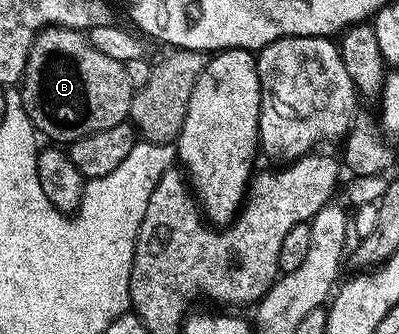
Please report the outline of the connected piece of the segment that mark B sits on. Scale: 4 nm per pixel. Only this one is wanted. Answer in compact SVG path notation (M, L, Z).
M50 25L37 33L26 59L24 75L18 82L18 99L23 103L26 115L30 115L32 126L37 134L44 136L45 133L52 143L71 143L127 122L133 92L130 79L126 79L124 62L110 59L110 55L98 51L98 47L90 44L81 30L67 29L61 25Z

